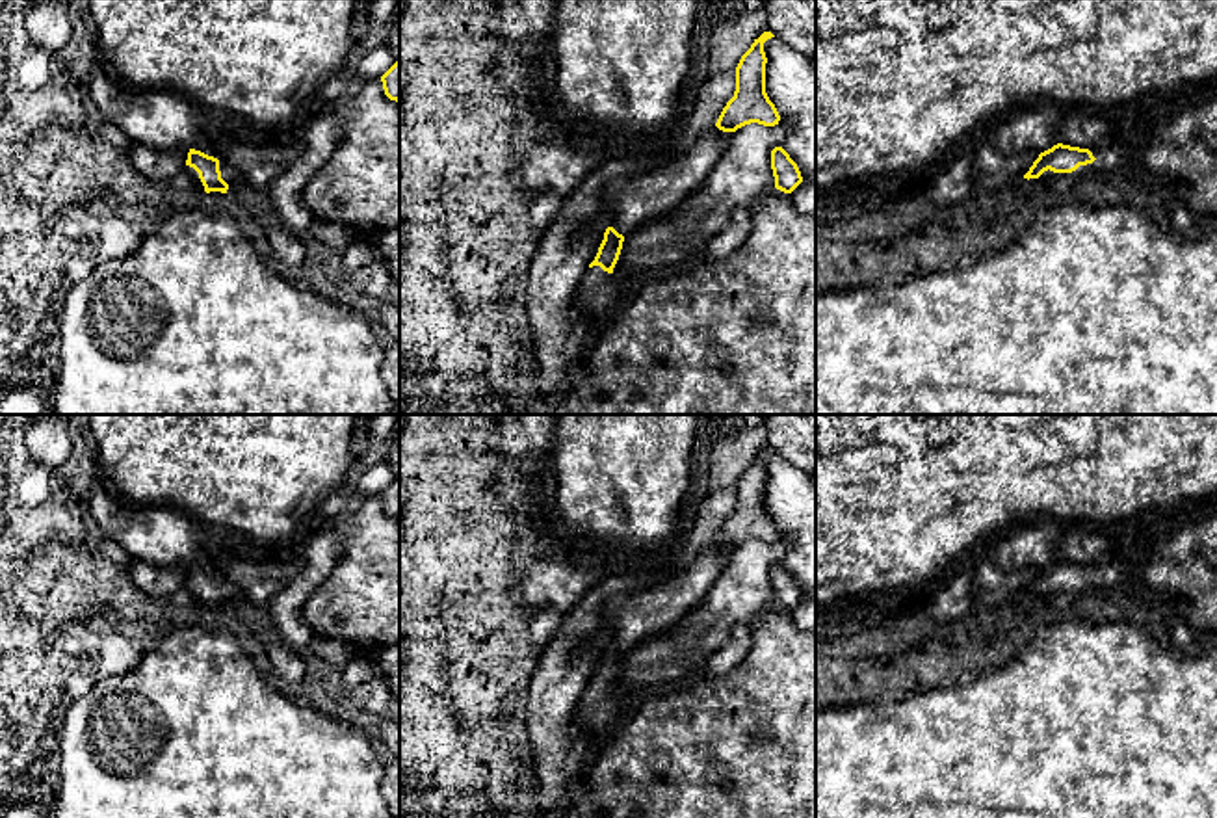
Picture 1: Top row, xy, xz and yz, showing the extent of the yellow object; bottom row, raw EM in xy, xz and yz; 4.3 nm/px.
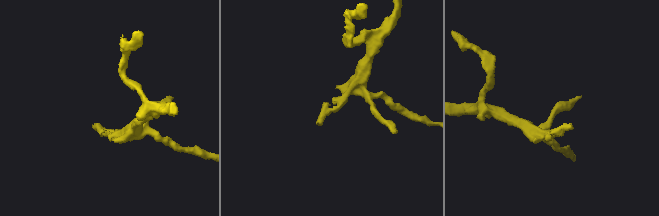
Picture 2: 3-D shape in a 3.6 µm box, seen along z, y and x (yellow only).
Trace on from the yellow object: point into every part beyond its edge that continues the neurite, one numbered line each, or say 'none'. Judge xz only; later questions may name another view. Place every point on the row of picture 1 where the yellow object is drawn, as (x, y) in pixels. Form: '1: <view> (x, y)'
1: xz (591, 296)

